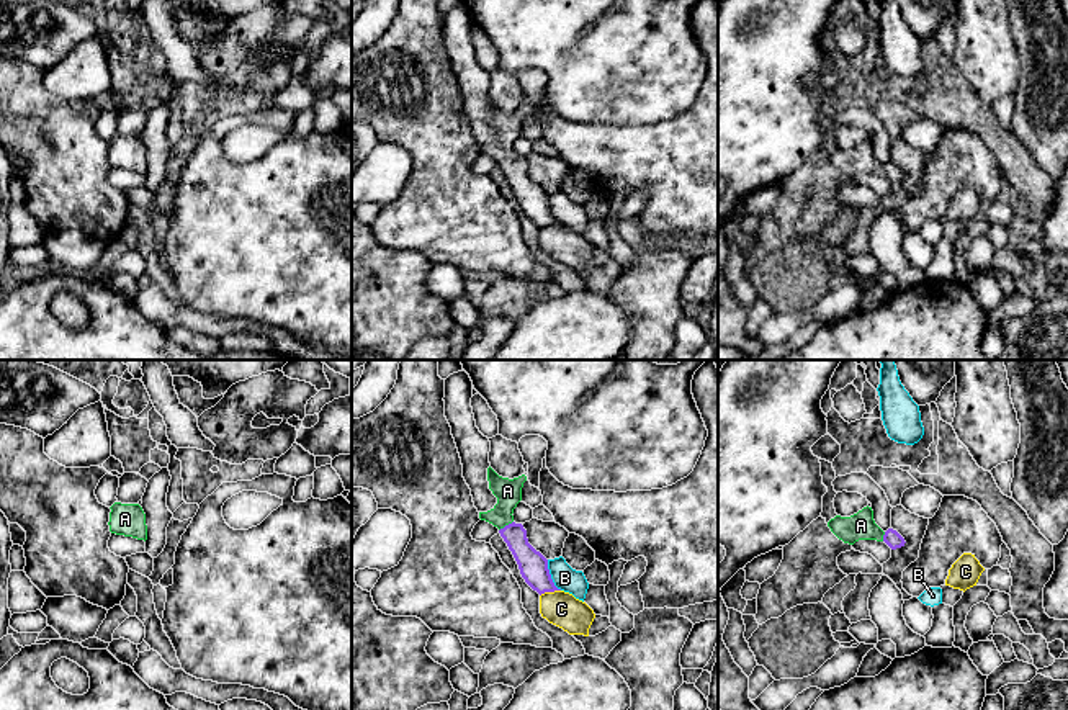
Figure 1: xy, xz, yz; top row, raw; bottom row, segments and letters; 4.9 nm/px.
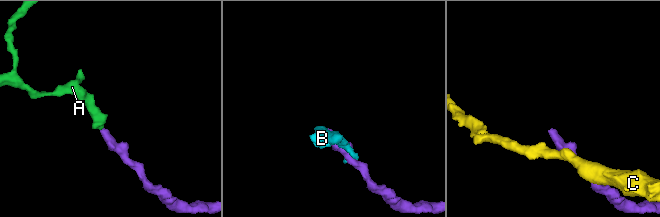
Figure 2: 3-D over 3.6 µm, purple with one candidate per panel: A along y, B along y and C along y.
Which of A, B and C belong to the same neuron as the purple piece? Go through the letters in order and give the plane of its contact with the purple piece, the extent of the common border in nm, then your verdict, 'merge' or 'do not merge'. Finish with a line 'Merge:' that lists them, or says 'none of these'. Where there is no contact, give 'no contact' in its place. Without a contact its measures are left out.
A: meets purple in xz; contact 90 nm long; merge
B: meets purple in xz; contact 170 nm long; do not merge
C: meets purple in xz; contact 110 nm long; do not merge
Merge: A

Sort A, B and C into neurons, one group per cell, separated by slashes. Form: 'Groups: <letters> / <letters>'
Groups: A / B / C

